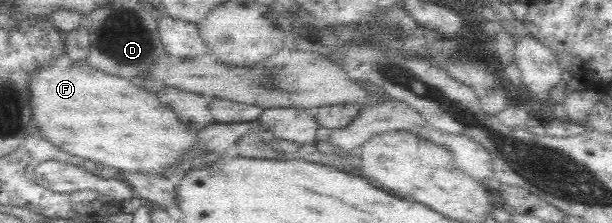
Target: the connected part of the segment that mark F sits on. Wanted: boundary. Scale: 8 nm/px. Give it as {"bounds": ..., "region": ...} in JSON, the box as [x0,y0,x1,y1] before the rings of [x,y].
{"bounds":[30,50,196,172],"region":[[[62,50],[62,56],[54,56],[54,62],[38,66],[38,72],[30,76],[30,108],[32,121],[44,140],[52,142],[54,146],[70,152],[72,156],[86,158],[104,166],[112,166],[124,172],[158,172],[160,168],[174,164],[184,156],[196,140],[196,132],[190,130],[176,114],[162,106],[152,92],[146,92],[131,80],[122,76],[101,72],[88,65],[87,60],[72,62],[70,56]]]}

